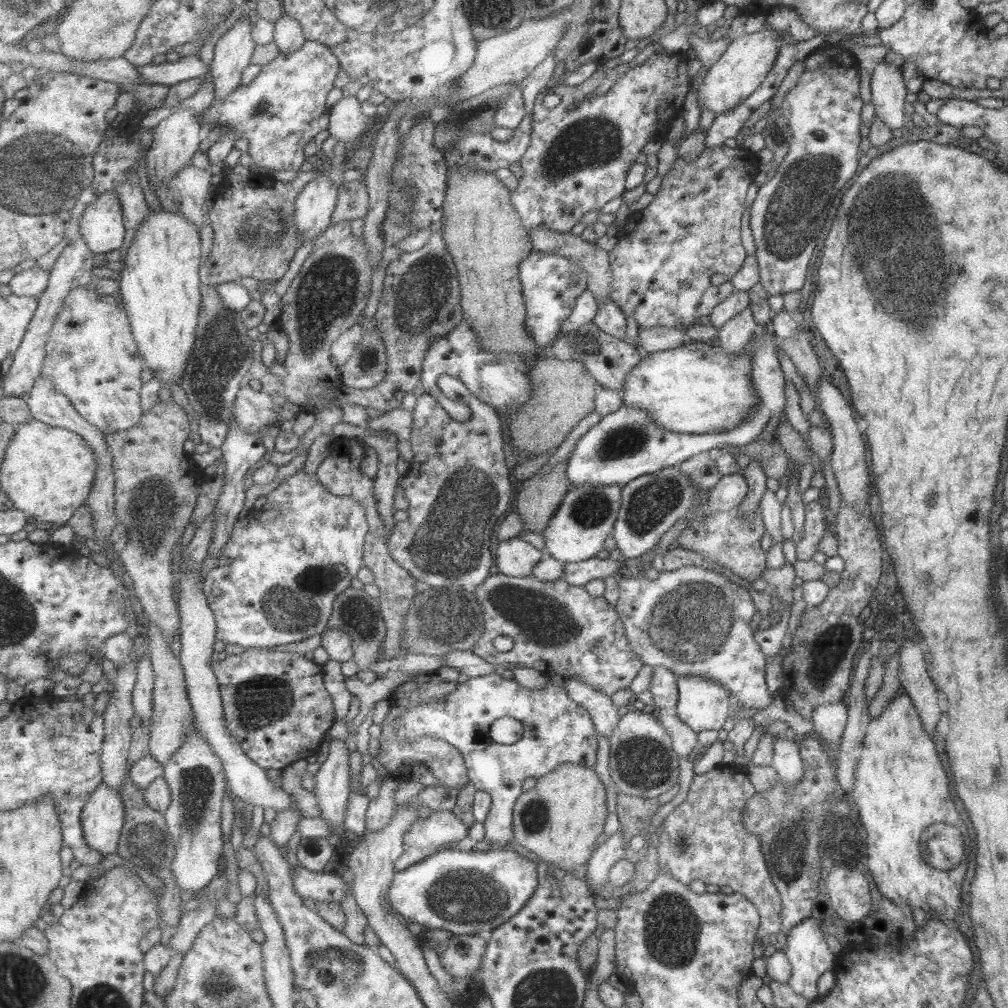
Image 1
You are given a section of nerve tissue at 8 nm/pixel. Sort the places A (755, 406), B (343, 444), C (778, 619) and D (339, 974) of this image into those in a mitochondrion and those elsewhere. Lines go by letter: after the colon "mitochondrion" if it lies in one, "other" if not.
A: other
B: other
C: other
D: mitochondrion

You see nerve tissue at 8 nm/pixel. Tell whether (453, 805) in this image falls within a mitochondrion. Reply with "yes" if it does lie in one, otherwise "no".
no

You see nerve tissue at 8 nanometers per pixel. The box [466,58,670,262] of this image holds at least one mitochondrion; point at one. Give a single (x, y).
(594, 140)

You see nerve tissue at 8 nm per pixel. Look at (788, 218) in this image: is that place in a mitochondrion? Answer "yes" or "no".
yes

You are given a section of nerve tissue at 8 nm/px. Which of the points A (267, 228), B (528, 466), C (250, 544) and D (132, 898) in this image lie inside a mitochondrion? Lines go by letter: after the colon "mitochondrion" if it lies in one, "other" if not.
A: mitochondrion
B: other
C: other
D: other

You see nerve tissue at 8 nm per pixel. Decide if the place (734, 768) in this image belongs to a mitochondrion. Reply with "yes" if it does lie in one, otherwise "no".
no

